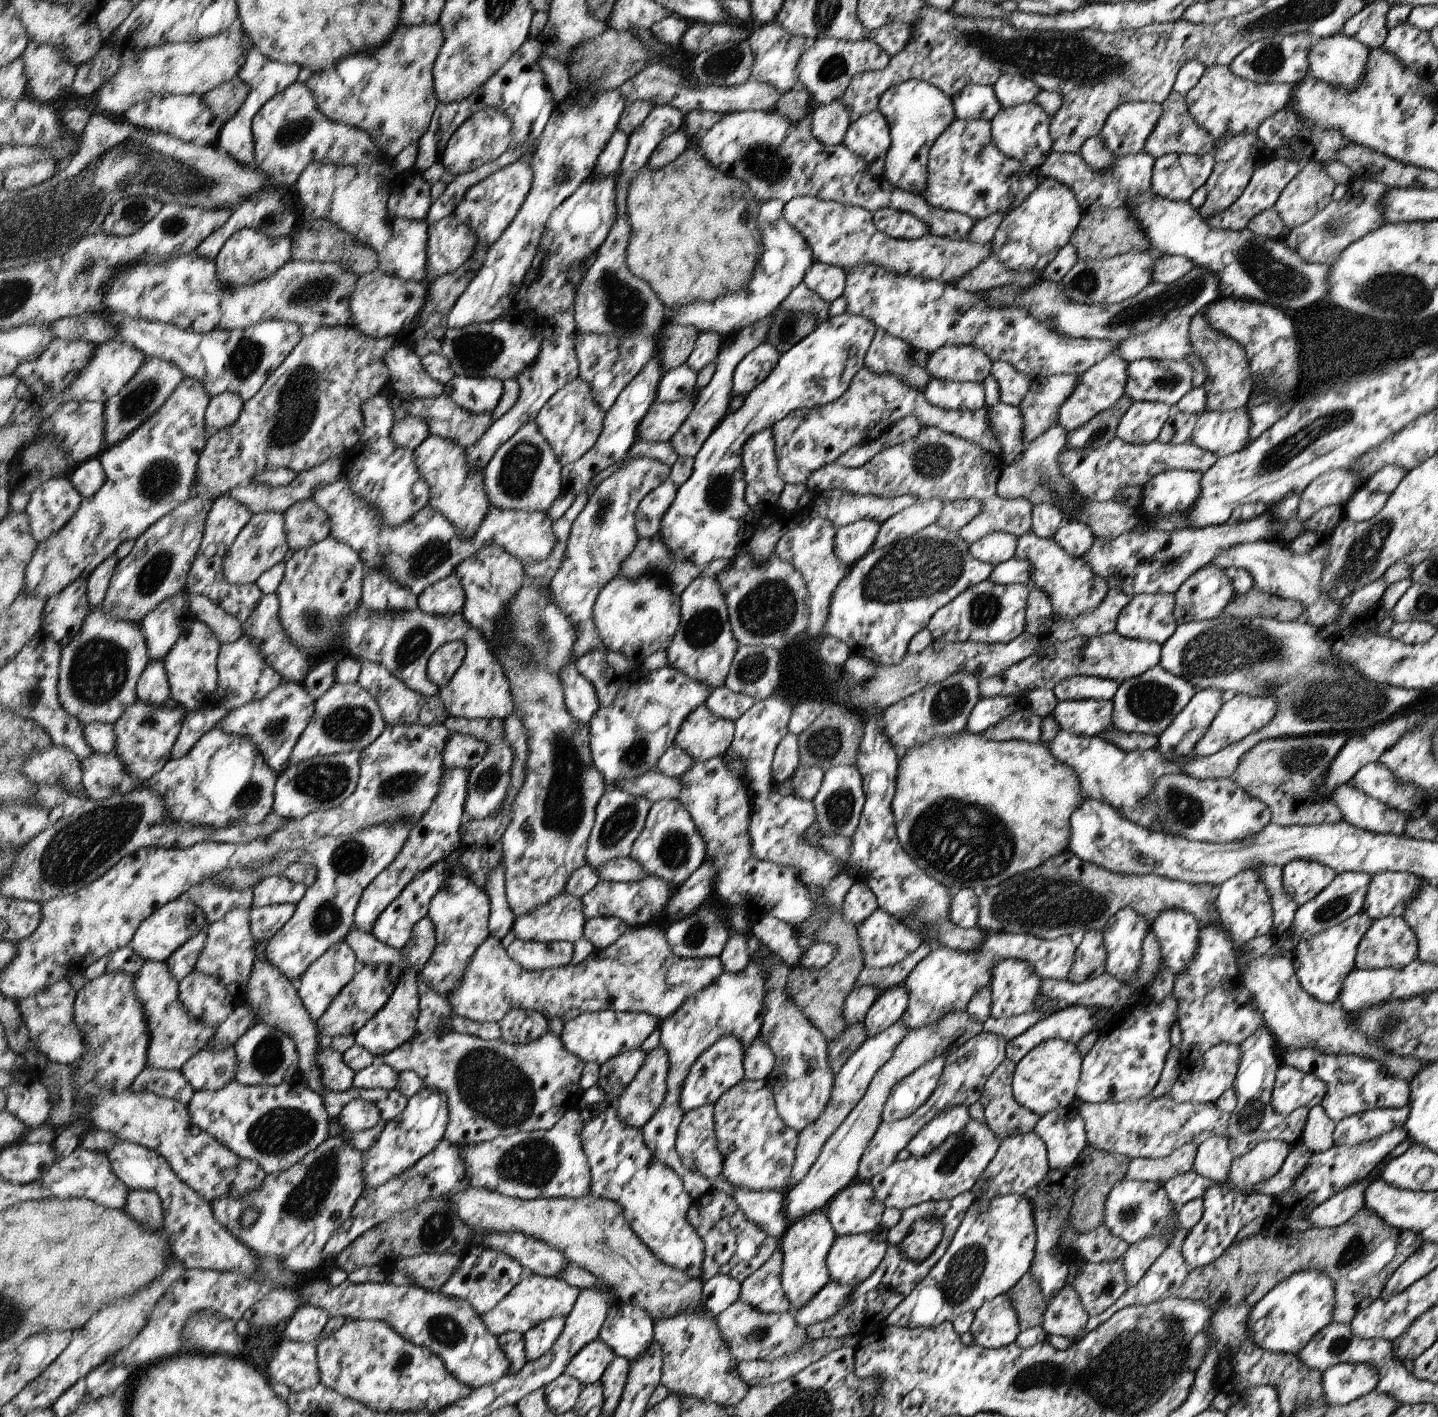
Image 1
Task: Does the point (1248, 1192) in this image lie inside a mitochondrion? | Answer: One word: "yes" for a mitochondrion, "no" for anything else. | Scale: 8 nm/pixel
no

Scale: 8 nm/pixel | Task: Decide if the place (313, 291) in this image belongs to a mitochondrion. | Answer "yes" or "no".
yes

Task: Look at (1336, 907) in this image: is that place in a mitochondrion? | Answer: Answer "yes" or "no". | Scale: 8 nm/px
yes

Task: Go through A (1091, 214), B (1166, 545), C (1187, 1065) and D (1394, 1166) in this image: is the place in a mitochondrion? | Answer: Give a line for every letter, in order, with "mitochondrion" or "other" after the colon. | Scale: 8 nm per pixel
A: other
B: other
C: other
D: other

